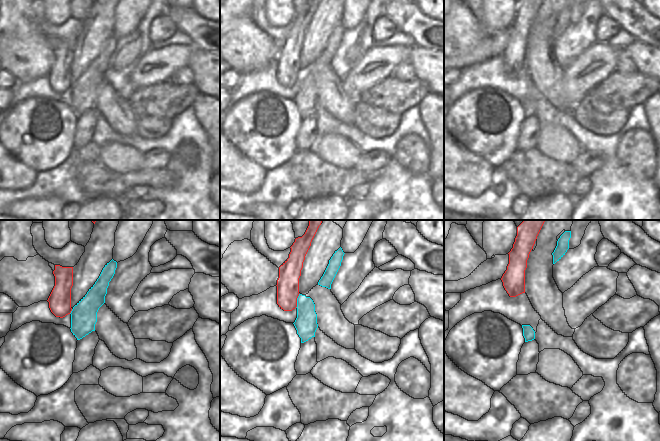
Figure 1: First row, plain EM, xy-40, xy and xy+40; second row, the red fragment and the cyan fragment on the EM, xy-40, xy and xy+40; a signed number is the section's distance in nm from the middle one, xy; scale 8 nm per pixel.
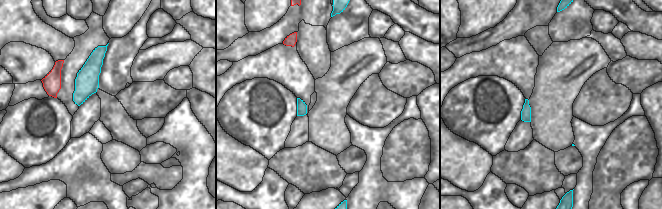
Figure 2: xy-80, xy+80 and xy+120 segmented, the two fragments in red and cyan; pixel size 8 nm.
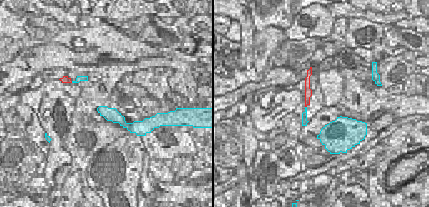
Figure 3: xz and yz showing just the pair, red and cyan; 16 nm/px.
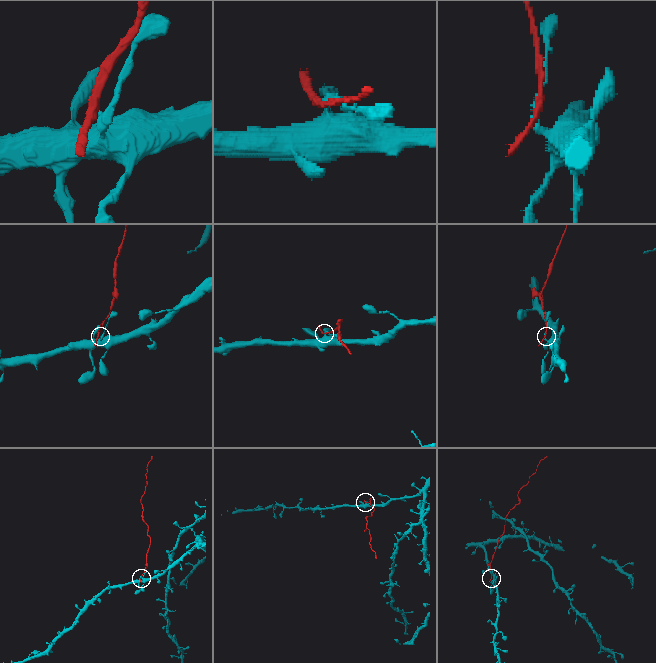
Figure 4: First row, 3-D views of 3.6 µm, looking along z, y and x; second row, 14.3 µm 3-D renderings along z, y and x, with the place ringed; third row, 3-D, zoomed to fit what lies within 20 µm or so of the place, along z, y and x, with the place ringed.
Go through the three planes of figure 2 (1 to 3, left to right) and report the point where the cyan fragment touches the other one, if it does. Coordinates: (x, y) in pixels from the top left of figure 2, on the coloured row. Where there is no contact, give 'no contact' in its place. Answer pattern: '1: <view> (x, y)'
1: no contact
2: no contact
3: no contact

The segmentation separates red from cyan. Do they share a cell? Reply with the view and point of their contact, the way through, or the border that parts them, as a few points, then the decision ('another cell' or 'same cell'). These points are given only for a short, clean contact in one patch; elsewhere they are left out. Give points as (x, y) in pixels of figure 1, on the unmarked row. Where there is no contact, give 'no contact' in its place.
contact xy (296, 76); border xy (299, 69), (295, 83); another cell

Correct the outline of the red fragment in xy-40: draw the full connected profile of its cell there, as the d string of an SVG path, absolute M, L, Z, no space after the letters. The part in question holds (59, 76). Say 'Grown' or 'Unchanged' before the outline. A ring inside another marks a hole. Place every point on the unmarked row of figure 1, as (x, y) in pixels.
Unchanged. M55 41L53 50L55 52L55 62L47 77L49 78L51 88L56 93L63 94L72 87L71 64L73 62L73 43Z

